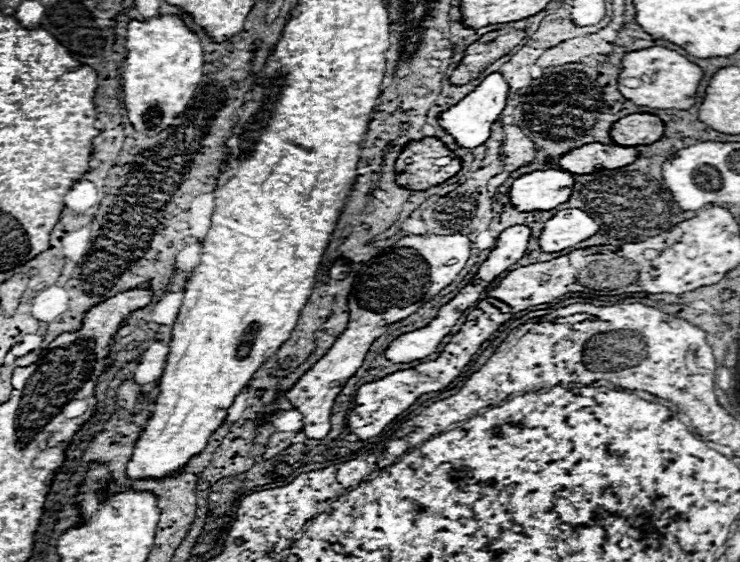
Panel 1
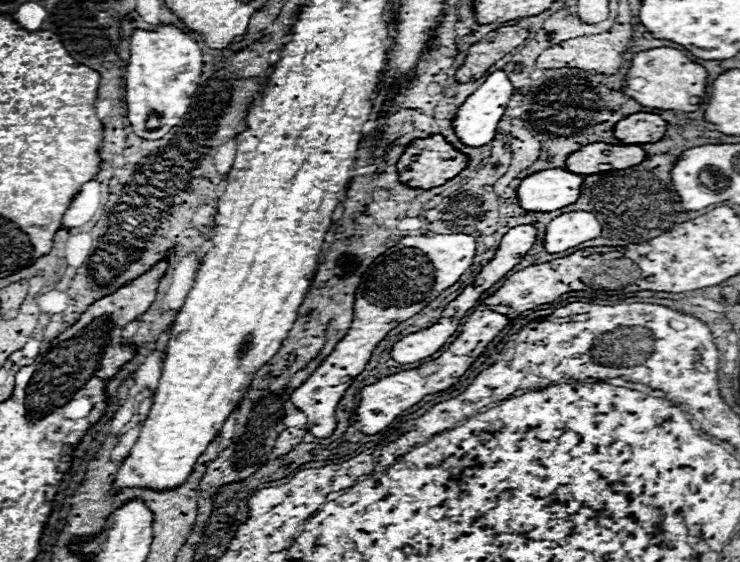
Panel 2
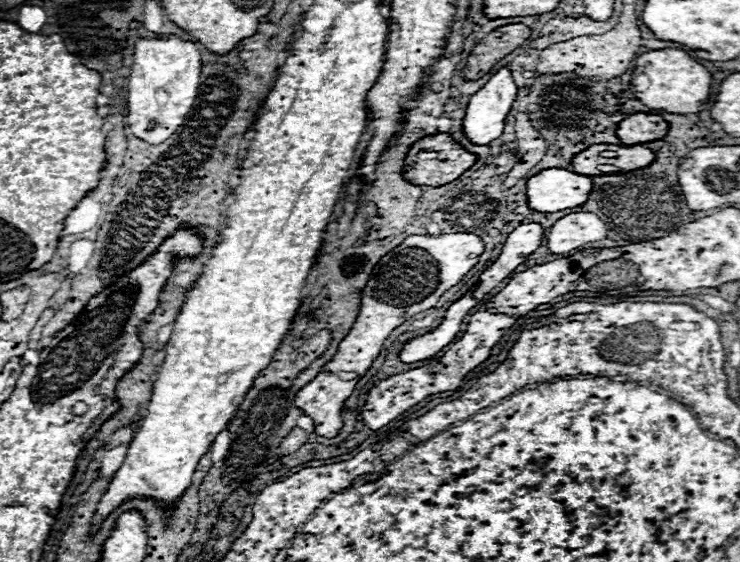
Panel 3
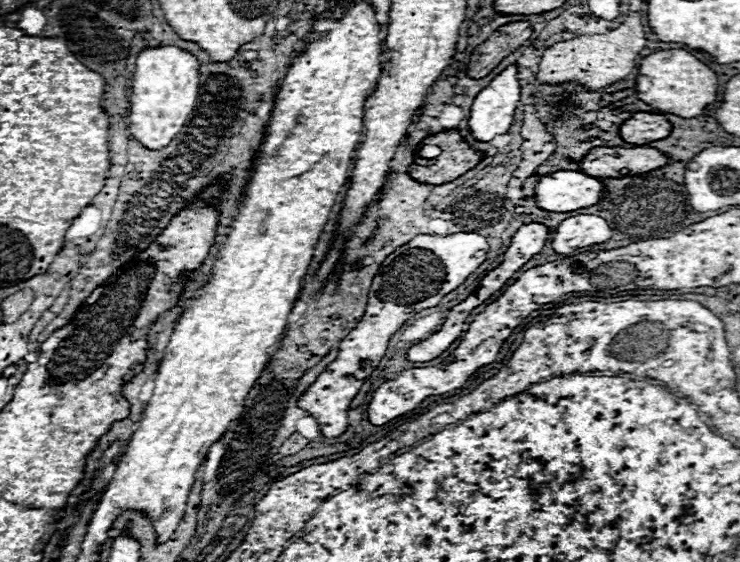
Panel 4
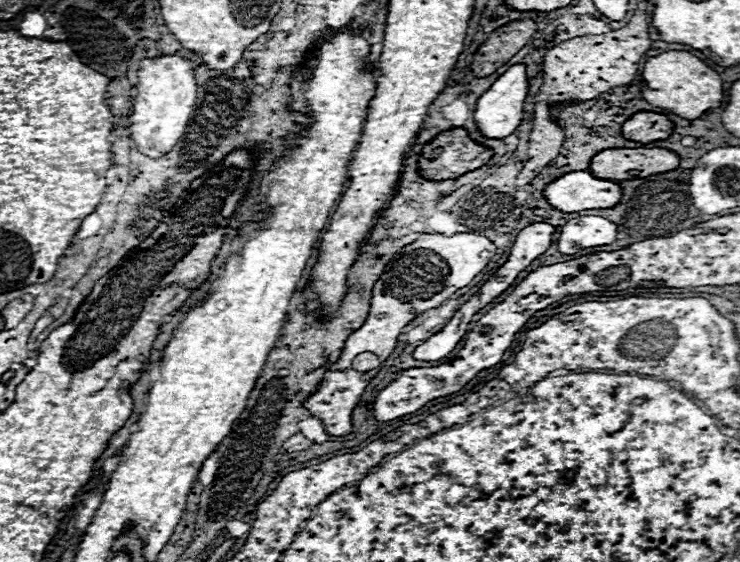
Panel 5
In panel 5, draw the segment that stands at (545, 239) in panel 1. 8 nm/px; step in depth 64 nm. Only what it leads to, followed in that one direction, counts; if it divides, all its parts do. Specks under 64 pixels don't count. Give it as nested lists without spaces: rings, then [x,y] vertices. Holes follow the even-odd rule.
[[[580,216],[562,226],[556,244],[560,254],[576,254],[584,248],[612,244],[616,232],[616,224],[602,216]]]

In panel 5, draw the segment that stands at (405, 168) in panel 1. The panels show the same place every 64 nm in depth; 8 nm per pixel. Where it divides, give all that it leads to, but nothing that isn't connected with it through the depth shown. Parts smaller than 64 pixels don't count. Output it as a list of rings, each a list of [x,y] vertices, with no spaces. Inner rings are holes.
[[[452,128],[446,132],[440,132],[434,140],[430,140],[426,144],[426,148],[418,154],[418,172],[422,178],[426,180],[434,180],[434,182],[442,182],[442,180],[450,180],[450,178],[458,178],[470,170],[476,170],[480,166],[484,166],[490,158],[494,156],[494,152],[490,148],[484,148],[480,144],[476,144],[474,140],[470,140],[470,136],[466,134],[464,128]],[[432,150],[440,150],[438,154],[434,154]]]

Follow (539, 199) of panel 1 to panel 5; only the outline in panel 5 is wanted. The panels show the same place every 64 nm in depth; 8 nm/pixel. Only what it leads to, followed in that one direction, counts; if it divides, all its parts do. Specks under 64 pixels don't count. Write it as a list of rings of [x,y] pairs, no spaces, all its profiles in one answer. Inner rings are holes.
[[[580,170],[558,176],[542,190],[542,194],[556,210],[580,212],[618,204],[622,190],[616,182],[596,178],[590,172]]]

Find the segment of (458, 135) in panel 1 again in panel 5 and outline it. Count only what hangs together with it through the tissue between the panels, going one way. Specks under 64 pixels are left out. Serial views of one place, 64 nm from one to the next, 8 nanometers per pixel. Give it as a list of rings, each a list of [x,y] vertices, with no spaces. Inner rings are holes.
[[[514,64],[478,98],[474,122],[486,138],[506,138],[506,136],[514,134],[514,130],[518,128],[518,124],[522,120],[522,104],[526,98],[526,86],[528,86],[526,66]]]

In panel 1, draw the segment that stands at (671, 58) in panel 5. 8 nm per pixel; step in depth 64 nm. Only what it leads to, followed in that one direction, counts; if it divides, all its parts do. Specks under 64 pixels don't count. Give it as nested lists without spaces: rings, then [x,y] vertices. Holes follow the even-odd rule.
[[[652,46],[652,48],[624,54],[622,72],[618,76],[618,90],[624,98],[634,102],[636,106],[650,106],[650,108],[660,108],[660,110],[668,110],[668,108],[688,110],[690,106],[694,106],[700,80],[702,80],[702,70],[696,64],[692,64],[690,60],[686,60],[674,50]],[[624,78],[638,78],[642,84],[638,88],[628,90],[628,86],[622,84]]]

